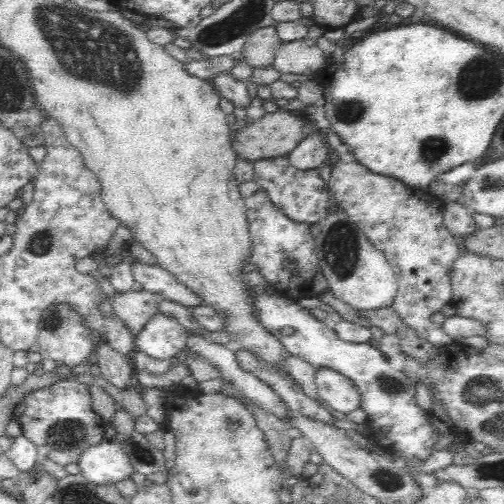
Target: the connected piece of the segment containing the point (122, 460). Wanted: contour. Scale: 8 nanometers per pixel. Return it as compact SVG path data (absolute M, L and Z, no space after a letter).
M114 439L86 448L77 464L84 479L100 486L115 485L135 473L124 449Z

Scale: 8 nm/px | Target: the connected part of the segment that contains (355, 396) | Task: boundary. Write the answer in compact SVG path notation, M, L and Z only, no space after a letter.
M319 368L314 378L317 398L332 413L347 416L361 407L362 399L356 385L334 370Z

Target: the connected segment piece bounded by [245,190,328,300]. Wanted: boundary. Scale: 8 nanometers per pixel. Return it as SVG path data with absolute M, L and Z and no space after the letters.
M258 190L245 200L245 210L253 244L249 268L258 270L276 291L290 300L319 297L328 291L328 283L319 269L315 238L311 237L310 225L290 220L275 207L264 190Z

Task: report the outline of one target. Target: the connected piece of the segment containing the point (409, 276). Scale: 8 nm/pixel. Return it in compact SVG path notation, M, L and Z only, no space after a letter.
M340 160L332 165L331 177L327 185L331 201L339 203L349 219L368 237L376 249L380 249L384 253L388 264L391 264L395 270L397 293L391 307L400 315L404 325L412 328L420 339L432 344L437 349L454 342L442 332L440 324L430 321L430 316L434 312L440 312L450 302L452 264L462 252L454 240L454 235L442 225L443 205L436 206L430 202L430 206L428 206L426 202L417 198L415 187L409 187L392 177L370 172L364 165L356 161L344 163Z

